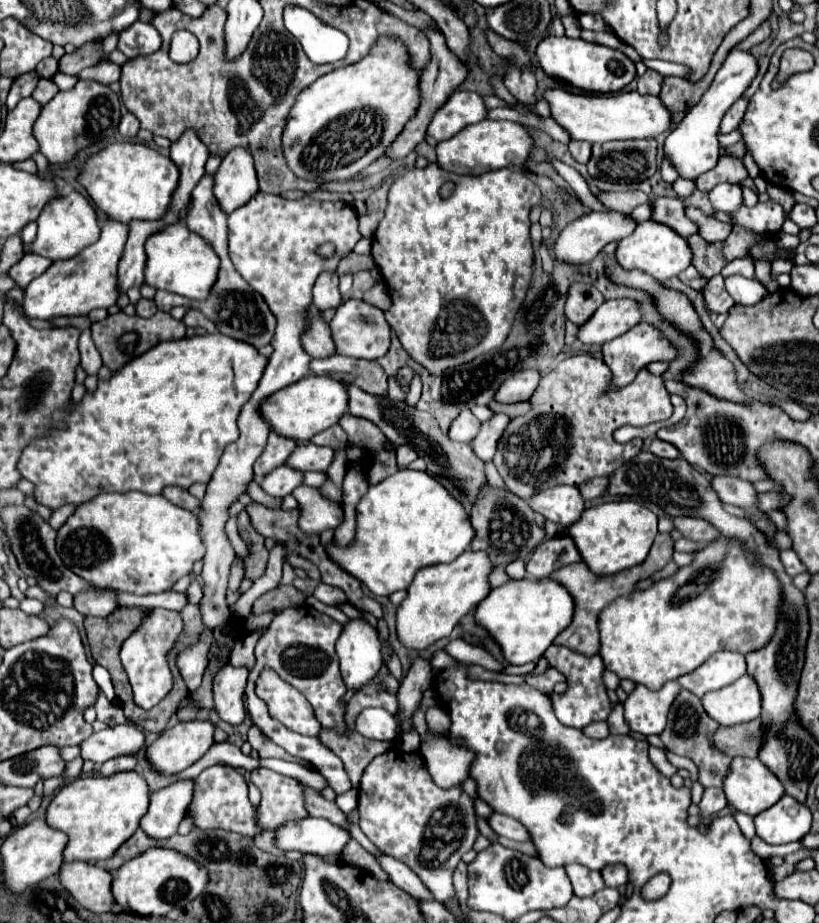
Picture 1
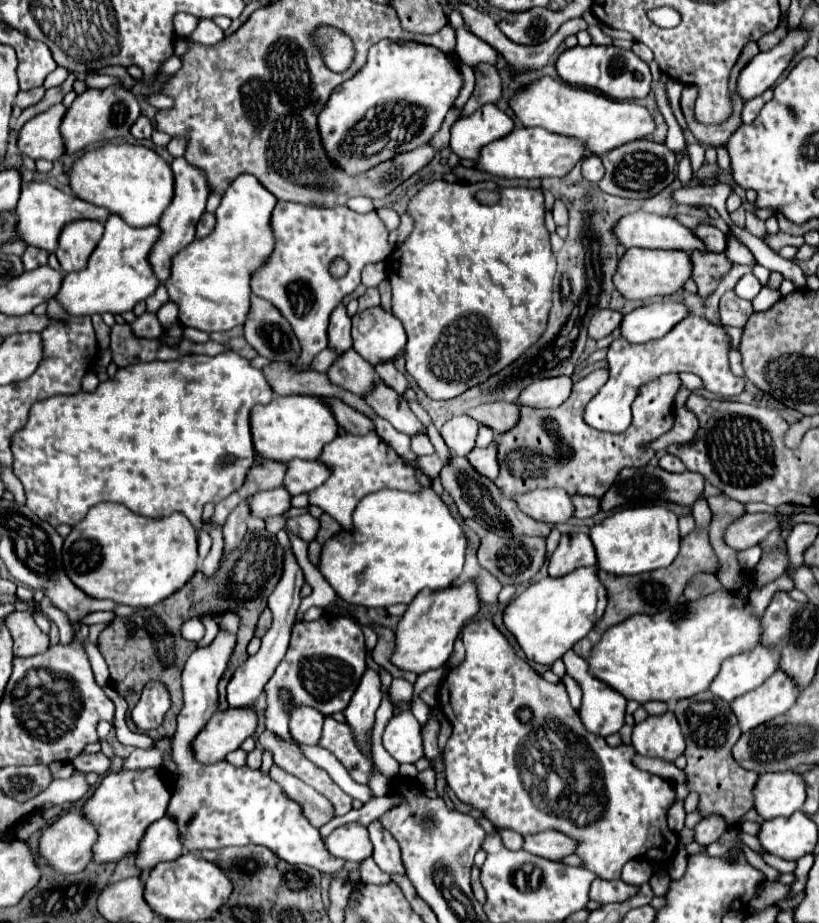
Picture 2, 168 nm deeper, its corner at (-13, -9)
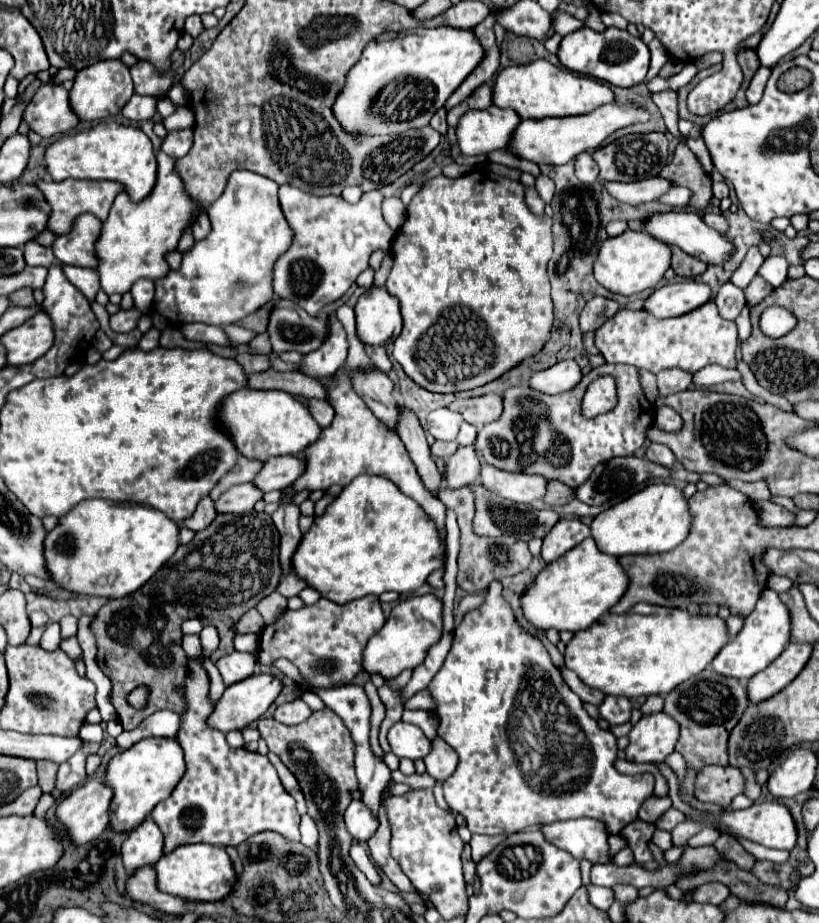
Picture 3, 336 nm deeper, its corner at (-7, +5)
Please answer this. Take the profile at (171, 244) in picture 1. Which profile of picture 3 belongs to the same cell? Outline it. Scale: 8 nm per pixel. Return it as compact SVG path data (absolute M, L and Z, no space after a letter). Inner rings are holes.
M234 170L228 178L224 194L210 206L210 222L210 234L204 240L194 242L194 246L188 252L184 252L182 266L178 270L170 270L164 278L154 282L154 310L166 316L172 324L204 322L214 326L226 326L258 310L274 294L270 272L276 258L288 248L288 242L292 240L292 232L288 230L288 224L284 222L278 204L278 184L256 172Z

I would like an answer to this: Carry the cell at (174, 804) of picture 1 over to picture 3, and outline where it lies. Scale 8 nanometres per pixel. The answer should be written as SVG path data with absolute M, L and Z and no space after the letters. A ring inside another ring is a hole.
M152 818L134 828L122 844L122 860L128 874L140 866L152 866L164 852L164 834Z

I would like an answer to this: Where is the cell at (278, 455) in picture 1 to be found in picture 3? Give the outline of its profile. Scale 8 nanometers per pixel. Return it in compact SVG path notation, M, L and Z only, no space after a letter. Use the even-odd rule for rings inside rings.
M240 456L236 466L214 486L214 490L210 492L212 500L218 500L228 488L232 488L234 484L242 484L242 482L252 482L256 478L256 474L262 470L264 462L260 460L252 460L246 456Z

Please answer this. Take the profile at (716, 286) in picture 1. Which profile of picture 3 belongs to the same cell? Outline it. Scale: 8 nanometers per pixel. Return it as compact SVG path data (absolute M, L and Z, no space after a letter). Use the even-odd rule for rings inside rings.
M726 282L726 284L718 290L714 302L716 302L718 312L720 312L722 318L734 320L734 318L740 314L740 310L744 308L744 304L746 304L744 290L738 288L738 286L734 286L732 282Z

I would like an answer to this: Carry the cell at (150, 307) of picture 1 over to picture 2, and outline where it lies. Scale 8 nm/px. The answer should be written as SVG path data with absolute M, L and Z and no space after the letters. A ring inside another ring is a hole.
M144 312L142 316L138 316L130 324L130 328L132 328L134 336L140 336L140 338L160 338L164 332L156 314L150 314L150 312Z

